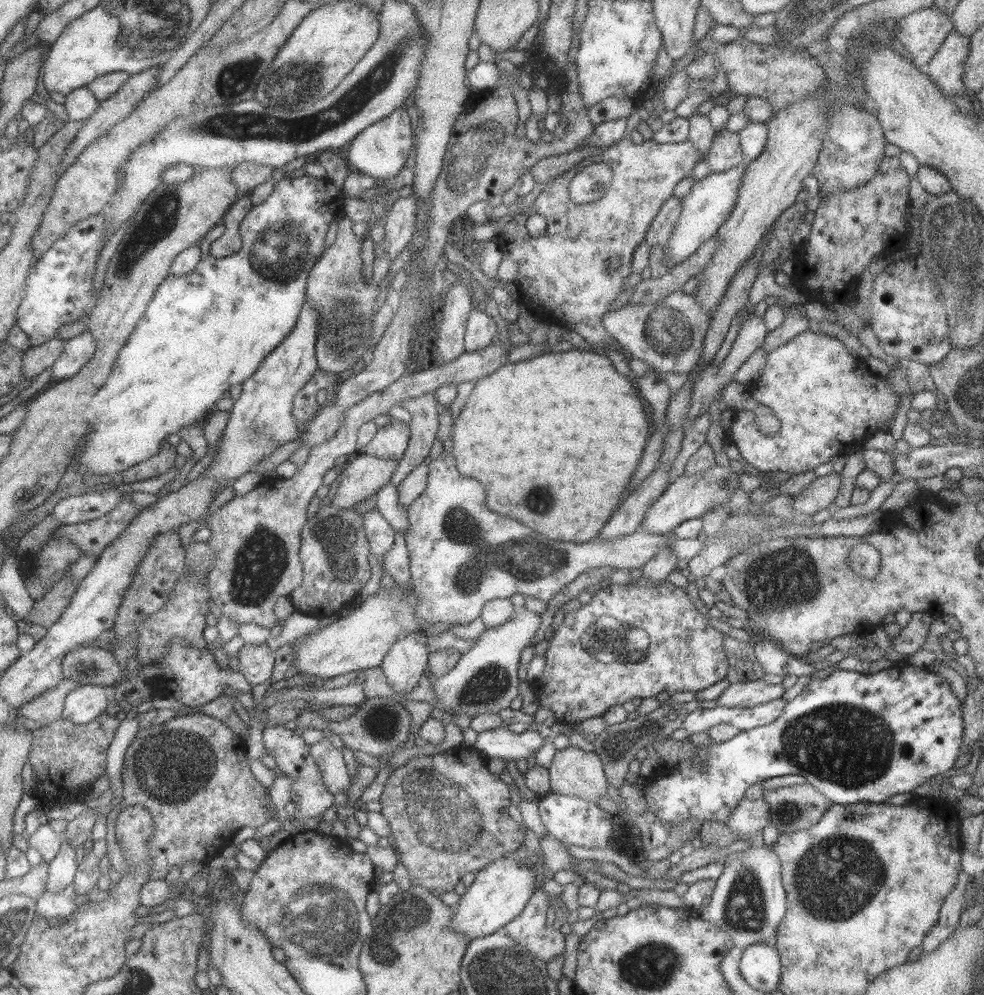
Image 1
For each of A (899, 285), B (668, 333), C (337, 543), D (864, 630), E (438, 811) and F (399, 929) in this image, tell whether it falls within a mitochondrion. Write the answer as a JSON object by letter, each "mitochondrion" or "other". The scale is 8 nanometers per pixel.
{"A":"other","B":"mitochondrion","C":"mitochondrion","D":"other","E":"mitochondrion","F":"mitochondrion"}

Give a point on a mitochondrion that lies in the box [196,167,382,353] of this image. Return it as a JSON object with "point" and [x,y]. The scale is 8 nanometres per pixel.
{"point":[280,253]}

